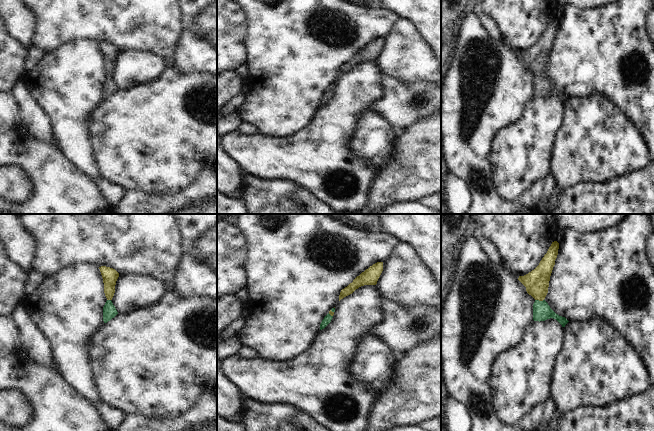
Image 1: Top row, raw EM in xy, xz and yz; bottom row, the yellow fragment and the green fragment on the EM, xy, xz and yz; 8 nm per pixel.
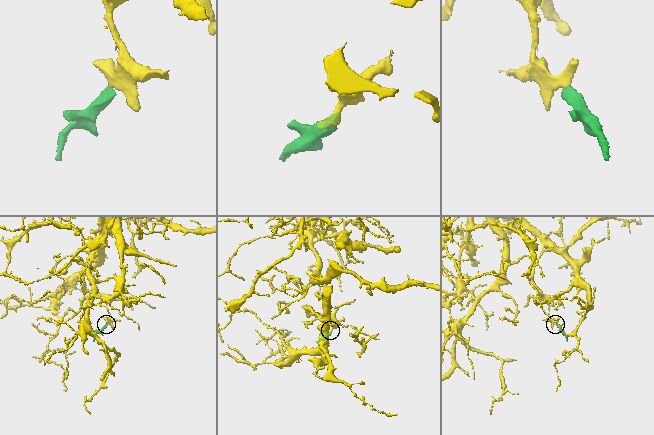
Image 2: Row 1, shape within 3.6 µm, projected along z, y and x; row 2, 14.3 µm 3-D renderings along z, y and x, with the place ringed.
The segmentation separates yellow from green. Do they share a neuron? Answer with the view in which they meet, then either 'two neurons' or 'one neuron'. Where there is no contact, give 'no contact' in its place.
meets yellow in yz; one neuron

